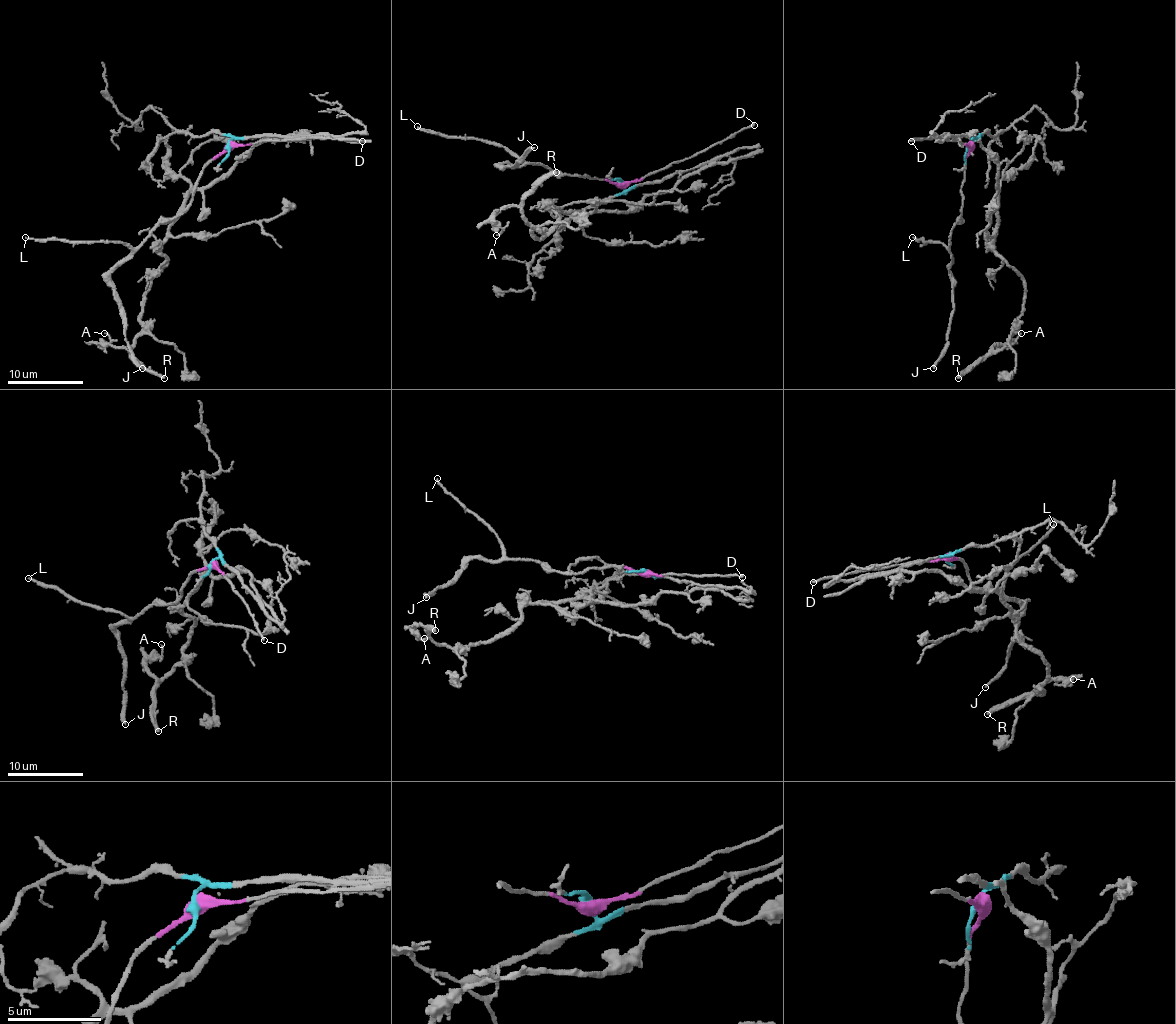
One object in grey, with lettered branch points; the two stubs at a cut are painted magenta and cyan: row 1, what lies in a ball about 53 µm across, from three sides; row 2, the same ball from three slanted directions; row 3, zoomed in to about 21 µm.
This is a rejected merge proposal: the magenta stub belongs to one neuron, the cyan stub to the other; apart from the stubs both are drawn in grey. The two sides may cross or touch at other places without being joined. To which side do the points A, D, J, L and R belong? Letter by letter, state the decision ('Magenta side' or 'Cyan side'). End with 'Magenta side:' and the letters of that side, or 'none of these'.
A: Cyan side
D: Magenta side
J: Magenta side
L: Magenta side
R: Cyan side
Magenta side: D, J, L

